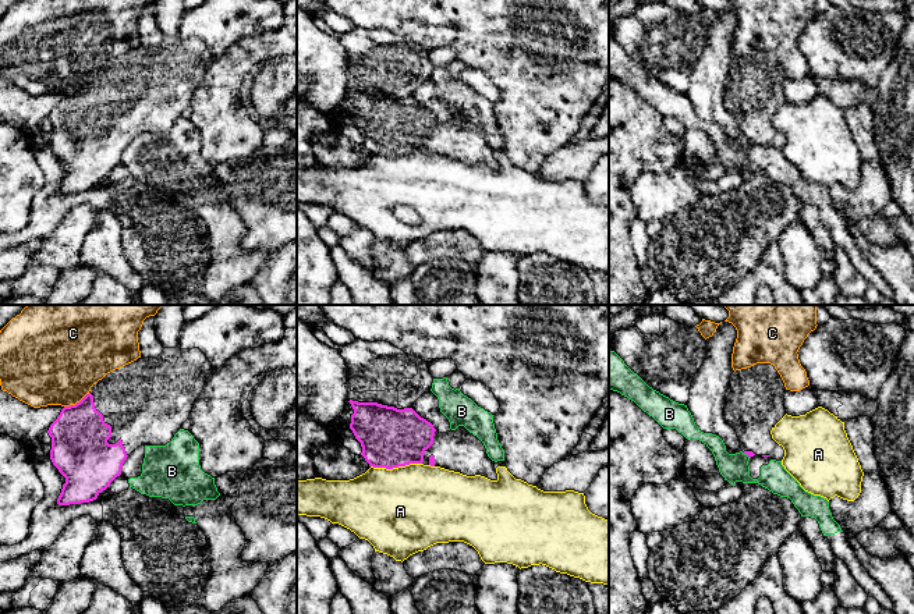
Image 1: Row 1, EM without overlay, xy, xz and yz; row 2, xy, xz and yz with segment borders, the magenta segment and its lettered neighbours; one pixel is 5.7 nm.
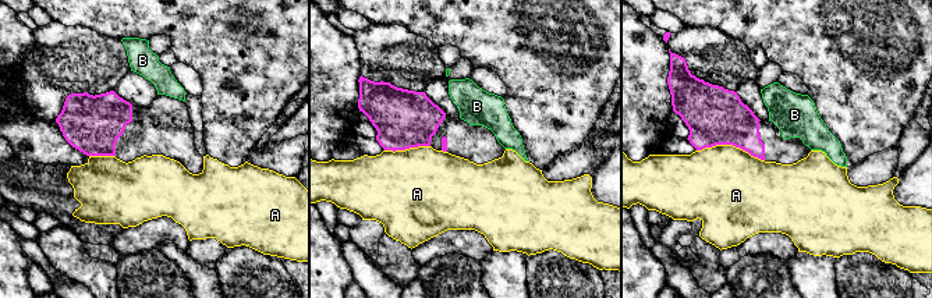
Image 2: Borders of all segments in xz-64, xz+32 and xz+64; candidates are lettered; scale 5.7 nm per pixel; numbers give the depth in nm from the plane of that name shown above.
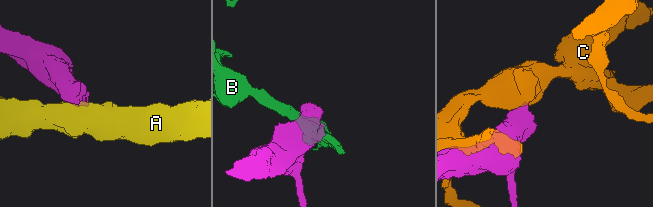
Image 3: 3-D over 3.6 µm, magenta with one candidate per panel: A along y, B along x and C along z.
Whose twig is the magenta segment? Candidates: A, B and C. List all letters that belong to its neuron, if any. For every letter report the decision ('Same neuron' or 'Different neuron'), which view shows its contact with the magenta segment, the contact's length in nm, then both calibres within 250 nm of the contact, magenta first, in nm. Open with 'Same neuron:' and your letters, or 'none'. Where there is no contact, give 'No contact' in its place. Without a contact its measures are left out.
Same neuron: none
A: Different neuron. Touches magenta in xz. Shared border 300 nm. Thickness 340 nm (magenta) against 500 nm
B: Different neuron. Touches magenta in yz. Shared border 50 nm. Thickness 40 nm (magenta) against 160 nm
C: Different neuron. Touches magenta in xy. Shared border 170 nm. Thickness 320 nm (magenta) against 460 nm

